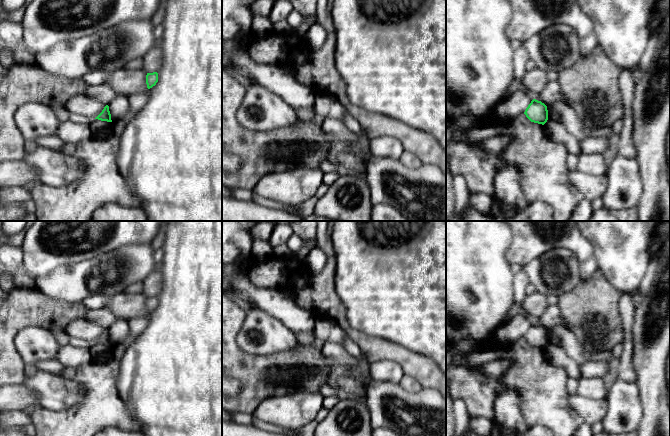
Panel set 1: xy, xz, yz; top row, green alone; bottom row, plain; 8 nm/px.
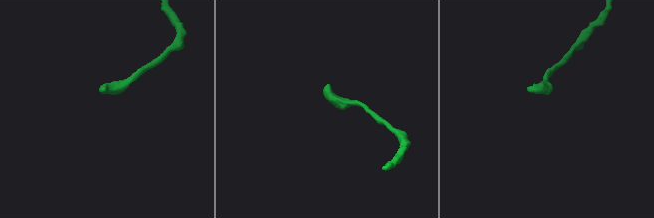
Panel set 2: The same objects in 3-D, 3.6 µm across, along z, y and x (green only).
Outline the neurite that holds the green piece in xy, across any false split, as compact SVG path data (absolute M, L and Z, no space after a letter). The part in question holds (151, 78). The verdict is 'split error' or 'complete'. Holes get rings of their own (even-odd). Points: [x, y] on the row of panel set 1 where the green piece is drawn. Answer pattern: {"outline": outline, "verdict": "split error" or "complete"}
{"outline": "M157 72L147 73L146 84L147 84L148 89L155 86L157 82L158 82L158 73Z", "verdict": "complete"}

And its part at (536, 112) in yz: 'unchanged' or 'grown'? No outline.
unchanged

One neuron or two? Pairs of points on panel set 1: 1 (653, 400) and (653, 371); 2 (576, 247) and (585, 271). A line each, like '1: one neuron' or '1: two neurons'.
1: one neuron
2: one neuron

